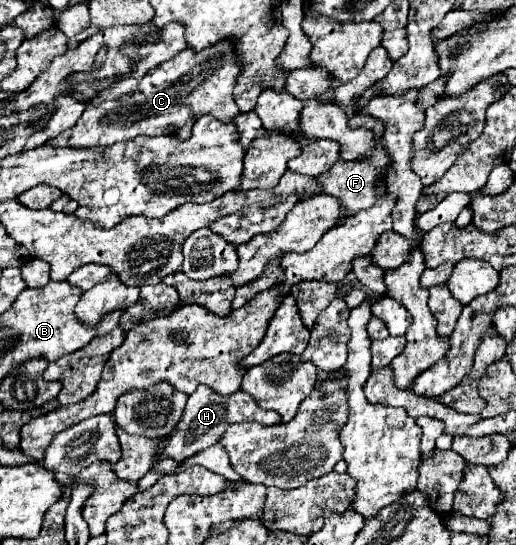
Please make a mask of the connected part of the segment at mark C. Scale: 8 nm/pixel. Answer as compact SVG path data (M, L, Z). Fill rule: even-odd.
M230 40L218 42L202 52L190 48L176 54L172 60L158 64L152 72L146 72L138 88L118 100L106 100L98 106L86 106L76 122L76 148L112 146L116 142L132 140L136 136L160 136L172 126L180 128L190 116L216 116L222 122L230 122L238 116L232 88L242 70L234 60L234 44Z

